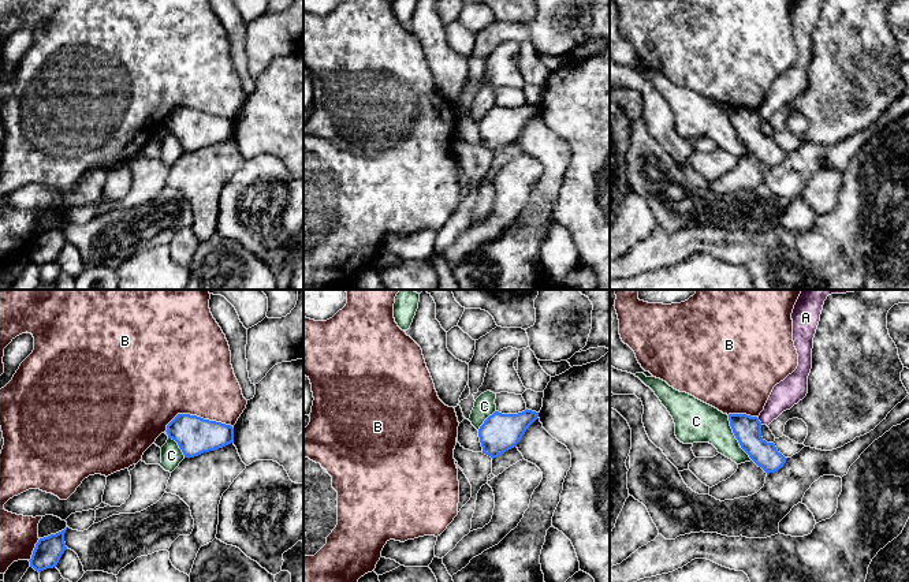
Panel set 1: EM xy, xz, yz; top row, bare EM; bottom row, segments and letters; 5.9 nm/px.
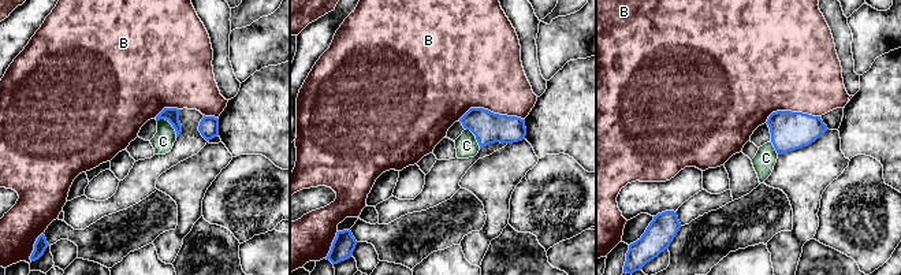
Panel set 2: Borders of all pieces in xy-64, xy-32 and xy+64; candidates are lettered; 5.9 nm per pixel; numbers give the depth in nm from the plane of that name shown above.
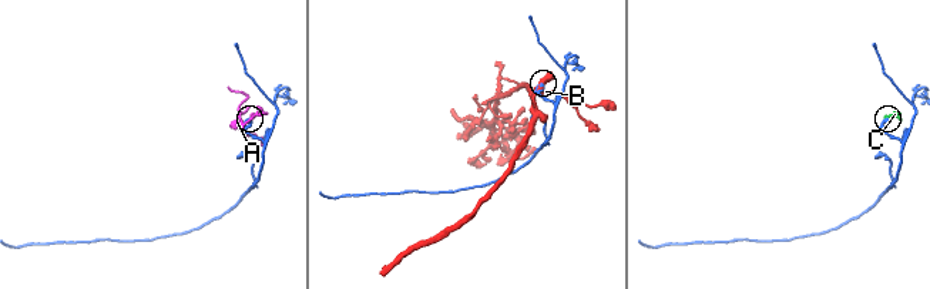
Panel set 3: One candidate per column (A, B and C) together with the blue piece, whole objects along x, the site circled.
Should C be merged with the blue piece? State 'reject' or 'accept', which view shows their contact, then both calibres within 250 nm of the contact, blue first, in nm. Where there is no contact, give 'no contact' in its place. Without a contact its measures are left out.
reject | yz | 160/240 nm

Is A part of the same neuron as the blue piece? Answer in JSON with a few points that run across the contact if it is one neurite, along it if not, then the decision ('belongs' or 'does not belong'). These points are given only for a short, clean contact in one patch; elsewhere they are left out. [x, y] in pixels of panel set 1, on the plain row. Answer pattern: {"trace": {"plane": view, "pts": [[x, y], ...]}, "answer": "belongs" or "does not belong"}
{"trace": {"plane": "yz", "pts": [[756, 111], [762, 118]]}, "answer": "does not belong"}

